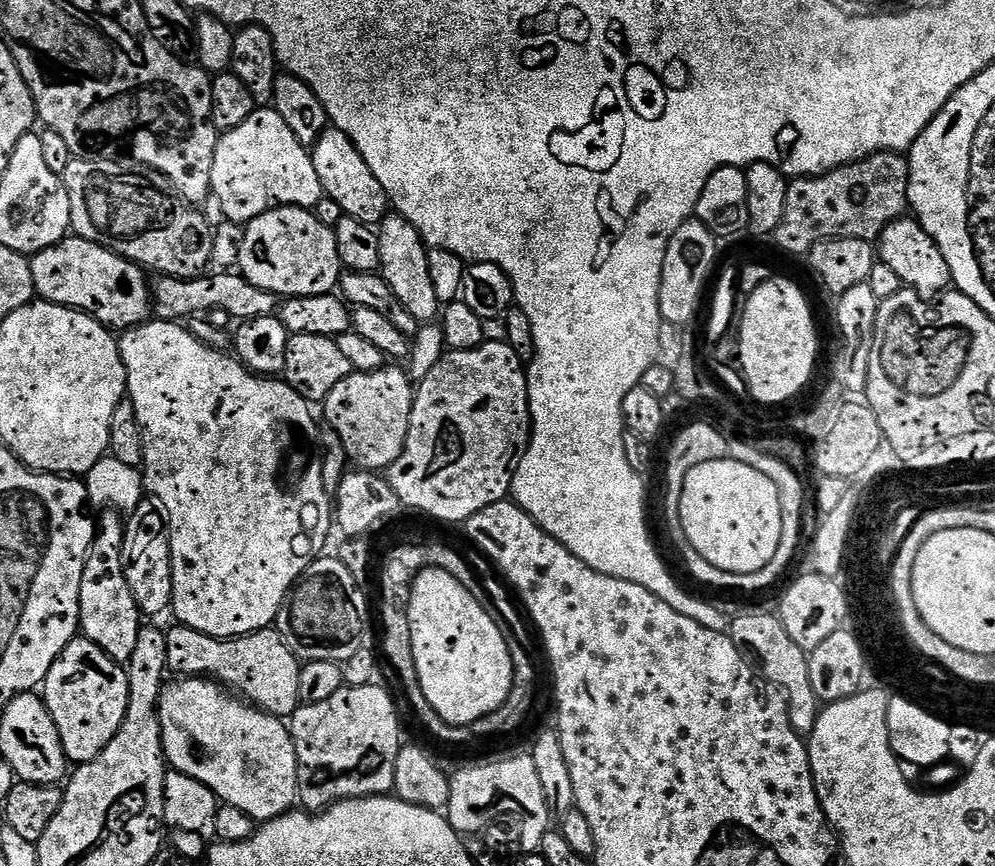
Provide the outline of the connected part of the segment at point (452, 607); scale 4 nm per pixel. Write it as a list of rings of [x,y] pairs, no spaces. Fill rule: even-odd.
[[[427,568],[418,574],[412,584],[408,621],[422,694],[446,723],[471,726],[504,705],[514,682],[506,638],[458,578],[441,568]]]

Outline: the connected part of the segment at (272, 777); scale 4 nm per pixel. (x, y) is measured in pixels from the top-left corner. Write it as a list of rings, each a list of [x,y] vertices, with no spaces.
[[[176,678],[176,681],[165,683],[163,692],[160,693],[160,729],[162,730],[162,744],[164,746],[164,759],[175,771],[186,774],[202,786],[206,786],[215,794],[220,804],[238,806],[242,814],[250,814],[250,818],[257,822],[267,822],[284,815],[297,803],[298,800],[298,762],[296,761],[296,747],[292,741],[289,725],[279,716],[271,716],[261,708],[245,702],[239,695],[225,690],[215,680],[207,678]]]

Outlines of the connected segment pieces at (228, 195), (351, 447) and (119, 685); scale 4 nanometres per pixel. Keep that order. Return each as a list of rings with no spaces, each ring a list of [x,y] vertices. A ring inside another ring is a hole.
[[[272,106],[257,107],[256,111],[250,114],[250,118],[242,122],[242,126],[234,126],[217,139],[212,171],[212,196],[220,203],[221,214],[226,219],[240,224],[239,226],[246,226],[272,208],[312,210],[317,202],[325,199],[318,170],[314,170],[311,151],[302,142],[298,142],[298,138],[294,138],[294,130],[286,126],[286,118],[282,118],[282,114],[278,114]]]
[[[385,366],[373,372],[353,370],[322,401],[323,423],[342,438],[342,446],[353,465],[365,468],[365,473],[376,474],[387,470],[402,454],[415,397],[414,381],[403,367]]]
[[[83,638],[68,643],[50,666],[42,685],[42,699],[58,726],[64,753],[73,765],[89,764],[118,734],[128,713],[128,673],[98,645]]]

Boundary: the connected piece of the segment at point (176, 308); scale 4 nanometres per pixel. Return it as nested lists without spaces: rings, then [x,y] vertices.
[[[216,272],[213,276],[201,274],[192,280],[183,280],[173,276],[160,276],[152,288],[154,312],[161,320],[173,322],[183,321],[183,316],[196,318],[201,314],[207,314],[215,310],[226,310],[232,316],[233,321],[243,322],[273,315],[278,308],[278,298],[273,292],[262,290],[254,286],[242,275],[232,272]]]

